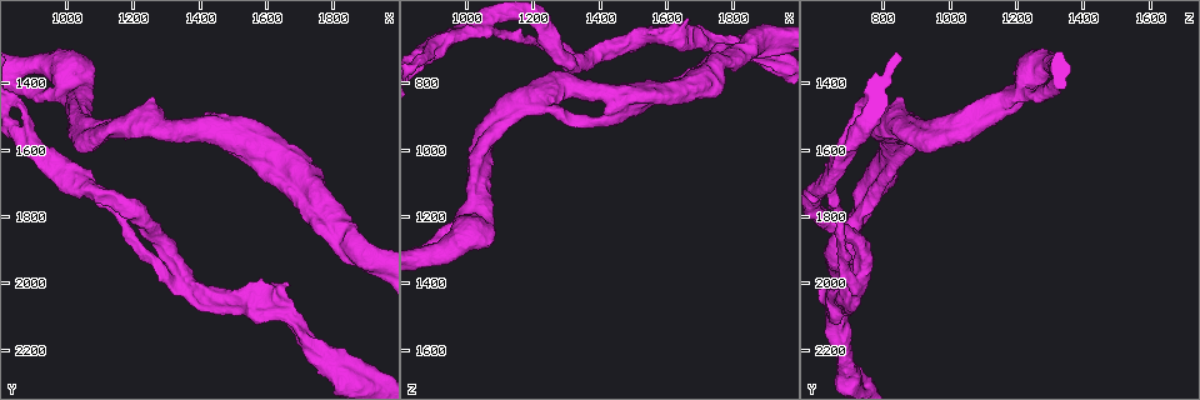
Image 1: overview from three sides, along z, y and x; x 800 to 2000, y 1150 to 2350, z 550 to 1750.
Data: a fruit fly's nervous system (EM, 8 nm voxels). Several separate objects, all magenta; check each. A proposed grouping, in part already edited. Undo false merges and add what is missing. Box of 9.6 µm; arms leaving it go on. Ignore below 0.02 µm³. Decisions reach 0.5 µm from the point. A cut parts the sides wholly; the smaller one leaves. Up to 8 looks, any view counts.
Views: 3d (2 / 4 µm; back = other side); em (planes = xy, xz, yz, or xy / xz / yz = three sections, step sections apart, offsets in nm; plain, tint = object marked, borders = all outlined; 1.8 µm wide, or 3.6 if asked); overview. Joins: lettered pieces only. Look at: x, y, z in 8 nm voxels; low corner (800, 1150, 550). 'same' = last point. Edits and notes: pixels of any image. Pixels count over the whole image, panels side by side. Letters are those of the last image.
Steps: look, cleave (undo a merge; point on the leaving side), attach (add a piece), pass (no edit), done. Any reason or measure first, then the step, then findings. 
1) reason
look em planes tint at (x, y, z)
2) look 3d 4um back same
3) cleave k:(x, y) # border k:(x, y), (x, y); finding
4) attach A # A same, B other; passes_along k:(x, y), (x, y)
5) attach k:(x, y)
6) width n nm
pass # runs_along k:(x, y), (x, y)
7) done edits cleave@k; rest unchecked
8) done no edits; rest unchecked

look em 3.6um planes plain at (1760, 1770, 730)

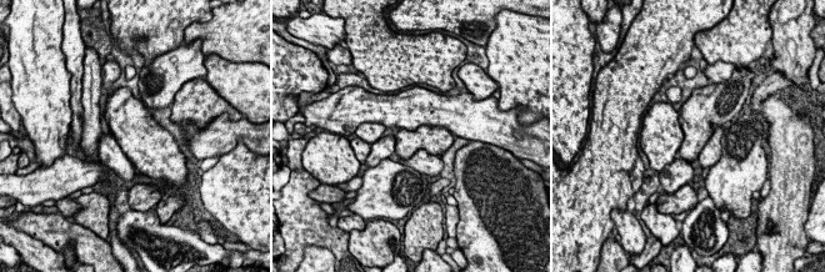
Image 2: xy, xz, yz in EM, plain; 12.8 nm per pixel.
look em 3.6um planes borders same

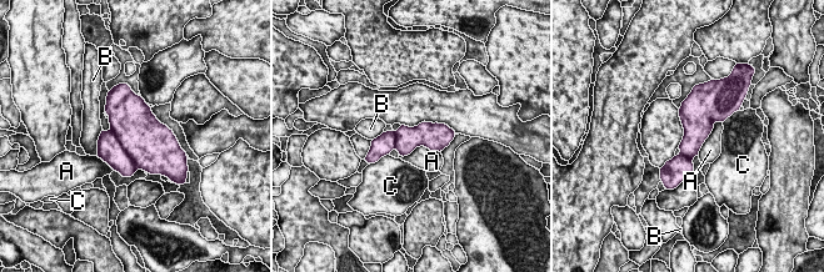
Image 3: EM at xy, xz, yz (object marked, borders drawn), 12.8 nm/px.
width 340 nm
pass # A other, B other, C other; border 3:(720, 121), (714, 122), (697, 155); all the same neuron

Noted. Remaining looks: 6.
sudden change in width
look em 3.6um planes borders at (1220, 1500, 840)

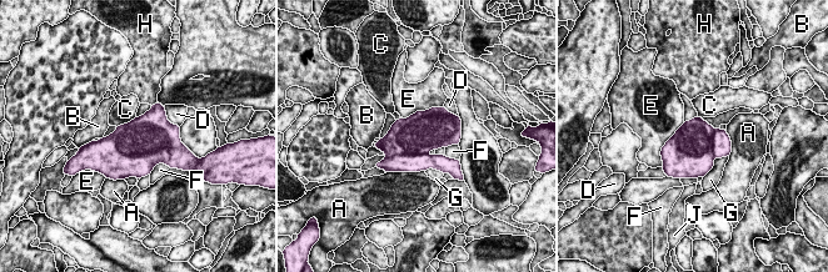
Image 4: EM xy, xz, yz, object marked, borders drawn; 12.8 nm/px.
longest_contact E 550 nm
pass # A other, B other, C other, D other, E other, F other, G other, H other, J other; border 4:(135, 116), (116, 127); one neuron here

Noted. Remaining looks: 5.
three-way junction
look em yz step 16 tint at (1250, 1840, 680)

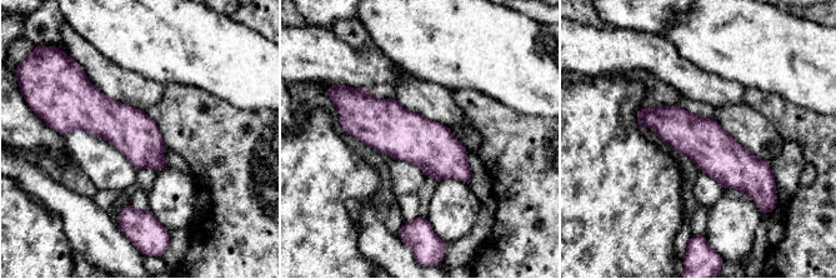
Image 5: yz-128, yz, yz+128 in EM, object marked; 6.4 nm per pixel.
another direction
look em planes tint same

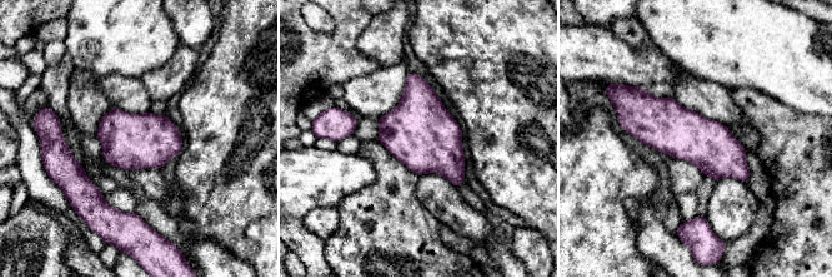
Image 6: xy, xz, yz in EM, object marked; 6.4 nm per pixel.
look em planes borders same

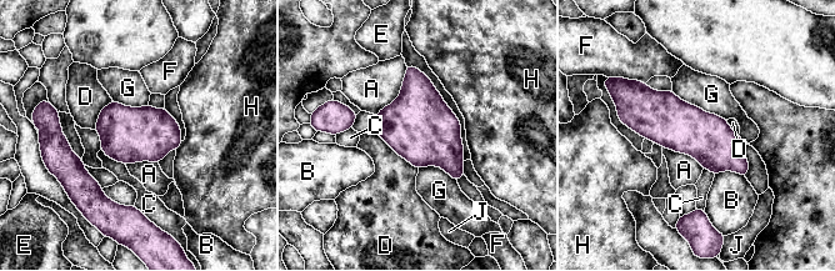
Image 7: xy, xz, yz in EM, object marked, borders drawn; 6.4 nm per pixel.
pass # A other, B other, C other, D other, E other, F other, G other, H other, J other; runs_along 7:(624, 118), (663, 118), (745, 167); continuous, no second neuron

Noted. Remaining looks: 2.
done no edits; rest unchecked

